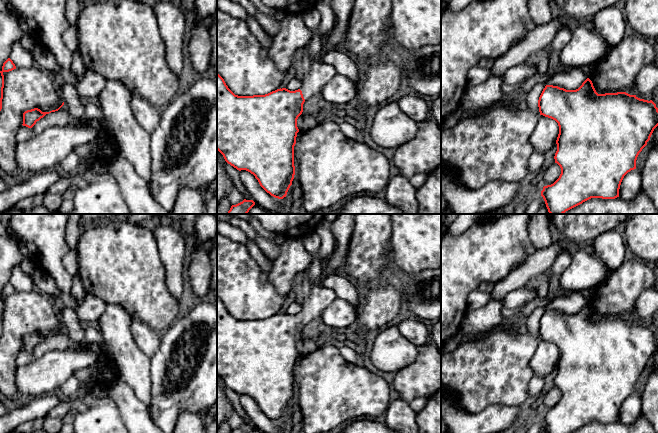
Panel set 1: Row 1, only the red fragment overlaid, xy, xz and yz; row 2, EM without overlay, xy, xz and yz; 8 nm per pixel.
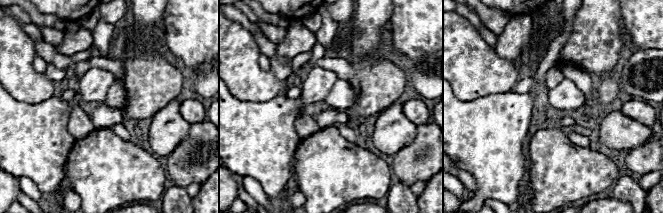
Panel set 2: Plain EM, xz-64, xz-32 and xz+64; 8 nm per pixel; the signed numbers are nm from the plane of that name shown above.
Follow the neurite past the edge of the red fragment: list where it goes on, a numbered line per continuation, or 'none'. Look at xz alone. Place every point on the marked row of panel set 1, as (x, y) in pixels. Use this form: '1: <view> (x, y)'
1: xz (319, 74)

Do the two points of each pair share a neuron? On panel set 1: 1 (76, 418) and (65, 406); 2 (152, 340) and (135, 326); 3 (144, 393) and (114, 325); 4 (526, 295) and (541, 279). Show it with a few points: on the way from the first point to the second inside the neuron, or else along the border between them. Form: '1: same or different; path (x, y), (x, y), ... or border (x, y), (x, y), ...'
1: different; border (82, 399), (87, 408), (76, 411), (70, 416)
2: same; path (148, 339), (139, 330)
3: same; path (138, 376), (119, 342)
4: different; border (524, 285), (529, 289), (533, 289), (537, 294)

